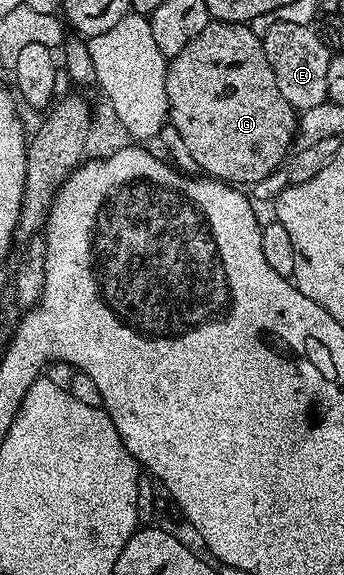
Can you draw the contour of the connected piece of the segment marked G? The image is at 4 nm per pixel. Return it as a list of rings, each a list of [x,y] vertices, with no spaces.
[[[209,21],[208,26],[169,61],[166,96],[168,118],[185,152],[200,169],[197,171],[218,182],[258,183],[277,173],[293,149],[298,111],[286,104],[282,92],[278,92],[278,80],[274,80],[274,72],[266,60],[262,38],[255,35],[248,24]]]

